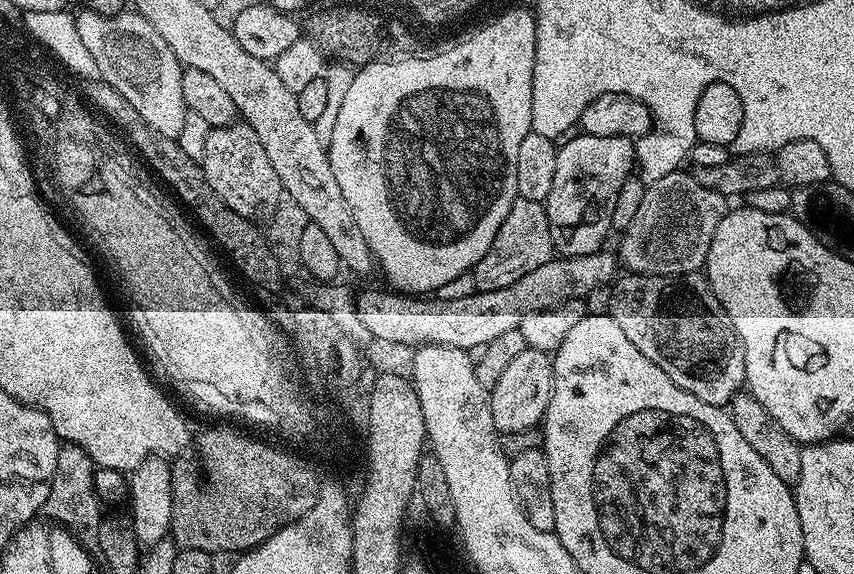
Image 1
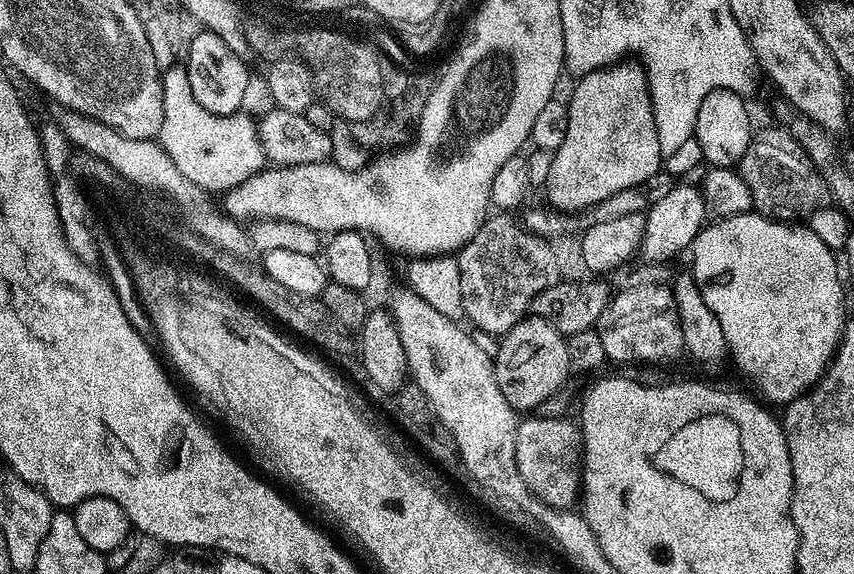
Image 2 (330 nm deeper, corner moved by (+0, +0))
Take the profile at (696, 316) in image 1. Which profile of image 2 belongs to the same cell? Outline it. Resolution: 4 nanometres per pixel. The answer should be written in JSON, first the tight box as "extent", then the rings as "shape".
{"extent":[598,283,684,364],"shape":[[[667,283],[665,284],[640,284],[637,288],[628,288],[625,292],[620,292],[611,297],[606,306],[606,310],[600,316],[598,331],[602,338],[602,347],[605,348],[608,360],[614,362],[617,360],[620,364],[648,364],[651,360],[672,360],[676,355],[684,352],[684,339],[682,338],[682,326],[678,322],[678,310],[676,305],[672,303],[672,289]]]}

